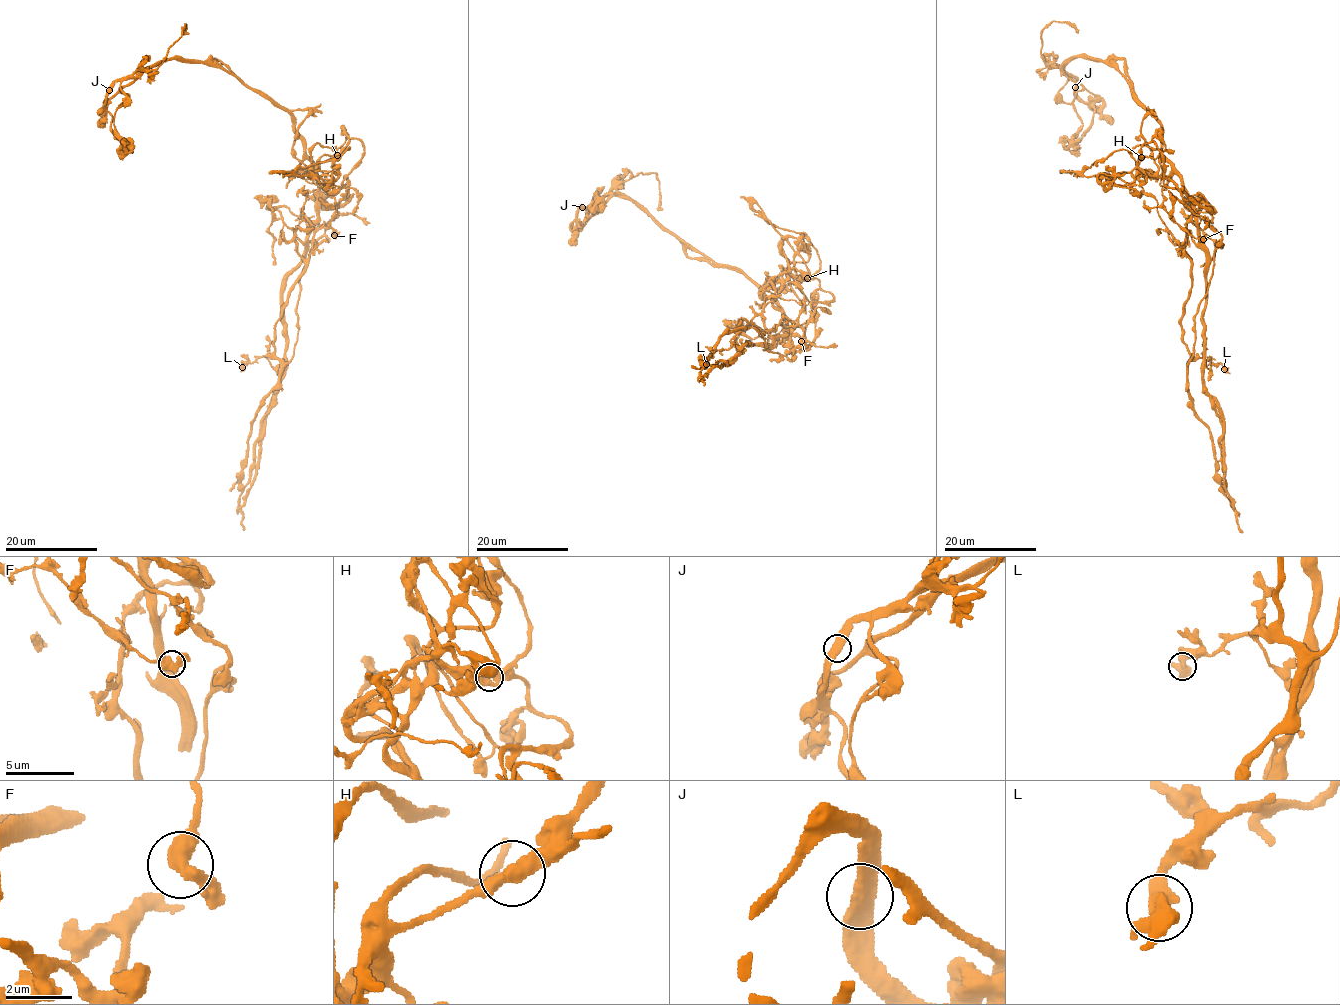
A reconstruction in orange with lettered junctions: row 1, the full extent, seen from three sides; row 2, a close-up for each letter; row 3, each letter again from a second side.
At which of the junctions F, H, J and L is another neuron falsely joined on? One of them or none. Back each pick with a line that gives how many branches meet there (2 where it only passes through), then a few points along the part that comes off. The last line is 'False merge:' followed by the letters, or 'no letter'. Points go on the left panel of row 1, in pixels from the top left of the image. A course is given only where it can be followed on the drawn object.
H: branches 2; course (337, 155), (350, 140), (364, 150), (324, 194), (288, 111), (217, 66), (175, 58), (106, 96), (123, 149)
False merge: H

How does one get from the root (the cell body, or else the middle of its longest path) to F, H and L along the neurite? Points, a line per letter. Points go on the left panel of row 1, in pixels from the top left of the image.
F: (317, 173), (308, 171), (303, 176), (334, 198), (335, 215), (331, 220), (336, 232), (334, 235)
H: (317, 173), (307, 171), (303, 174), (308, 174), (320, 163), (337, 155)
L: (317, 173), (303, 176), (334, 198), (335, 215), (314, 236), (307, 269), (276, 324), (274, 350), (242, 367)

